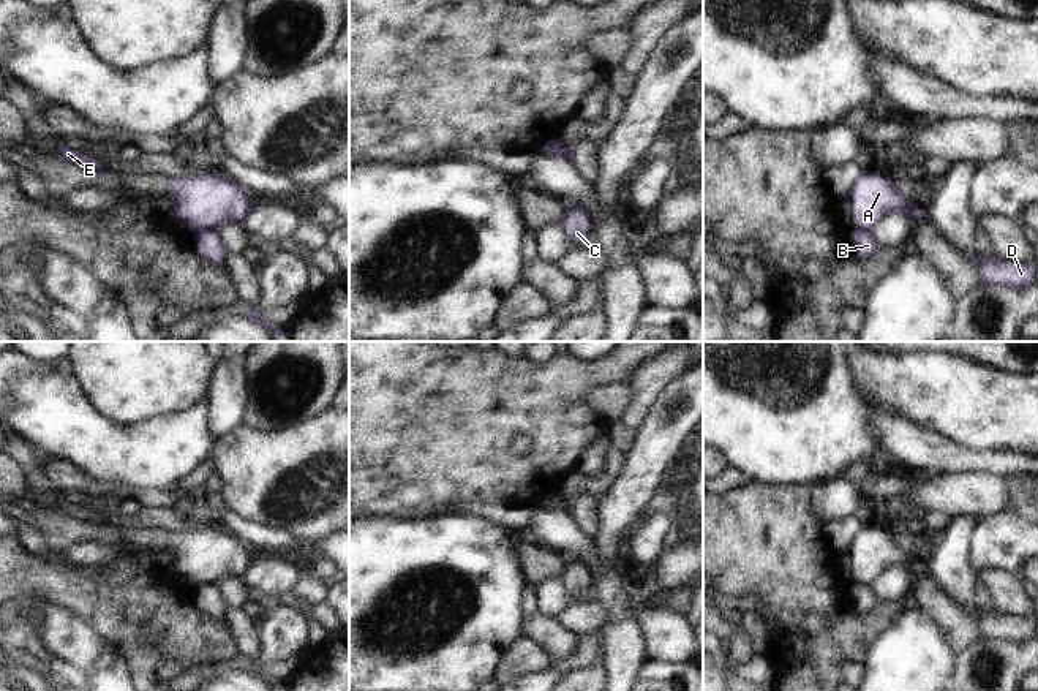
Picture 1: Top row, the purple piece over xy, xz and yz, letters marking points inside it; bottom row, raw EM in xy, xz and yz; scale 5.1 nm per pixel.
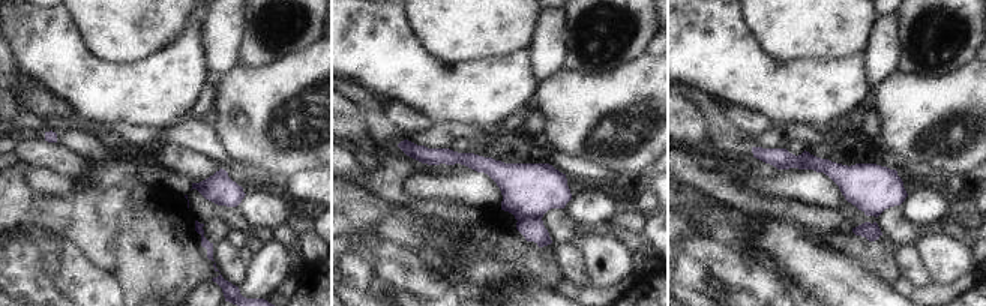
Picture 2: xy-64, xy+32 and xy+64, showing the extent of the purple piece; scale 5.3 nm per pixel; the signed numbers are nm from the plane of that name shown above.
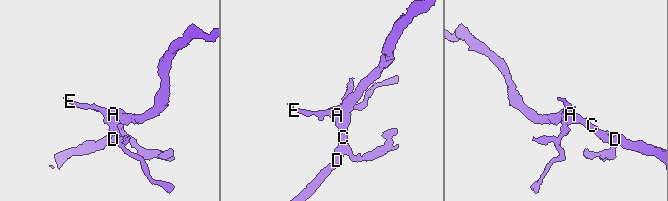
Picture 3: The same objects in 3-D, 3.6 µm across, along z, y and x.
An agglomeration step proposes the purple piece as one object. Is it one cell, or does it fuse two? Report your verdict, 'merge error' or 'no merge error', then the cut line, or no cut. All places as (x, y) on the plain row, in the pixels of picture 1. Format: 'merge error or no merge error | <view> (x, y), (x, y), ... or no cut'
merge error | xy (212, 582), (203, 582), (195, 589)

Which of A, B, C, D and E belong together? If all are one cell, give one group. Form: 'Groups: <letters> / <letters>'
Groups: A C D E / B.

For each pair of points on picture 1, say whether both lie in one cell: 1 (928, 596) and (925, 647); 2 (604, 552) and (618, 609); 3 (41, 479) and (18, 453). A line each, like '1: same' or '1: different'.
1: different
2: different
3: same

